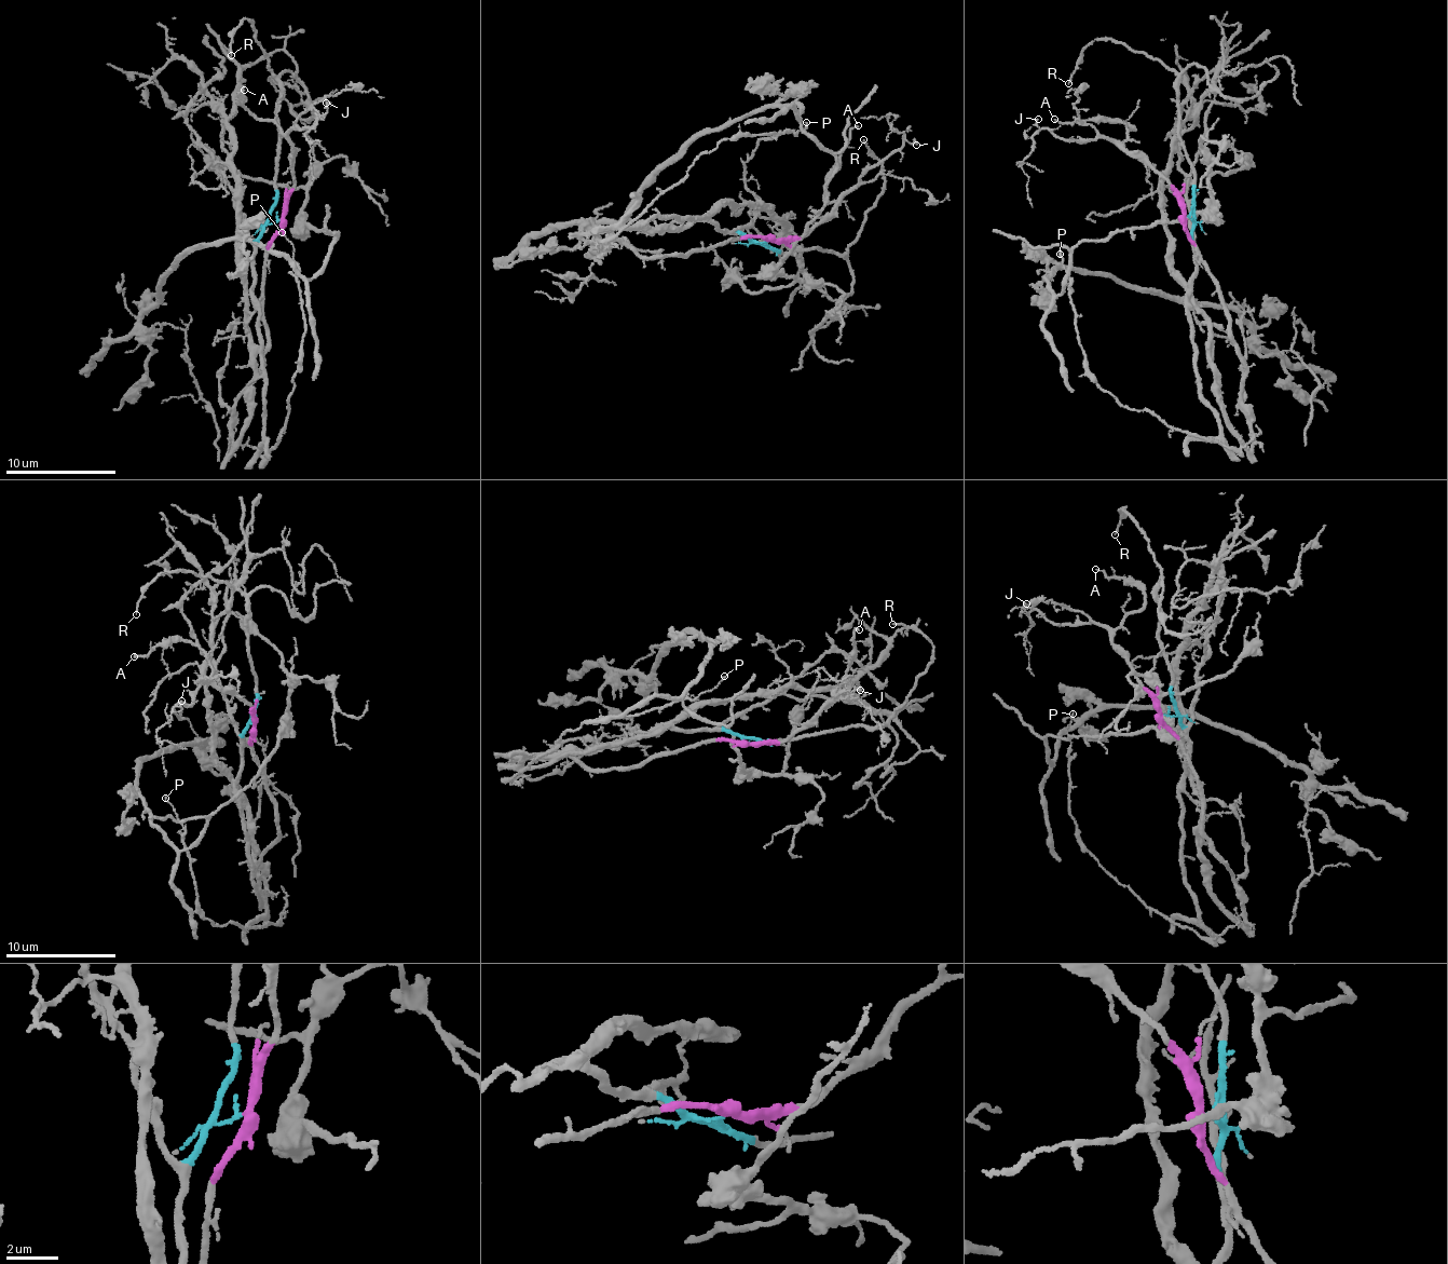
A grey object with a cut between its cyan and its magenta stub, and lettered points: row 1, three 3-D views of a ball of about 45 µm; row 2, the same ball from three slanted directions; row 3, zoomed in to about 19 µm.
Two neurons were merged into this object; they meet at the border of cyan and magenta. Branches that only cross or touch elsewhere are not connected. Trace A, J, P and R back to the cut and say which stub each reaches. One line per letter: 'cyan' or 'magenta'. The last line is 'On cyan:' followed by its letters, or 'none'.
A: magenta
J: magenta
P: cyan
R: cyan
On cyan: P, R

